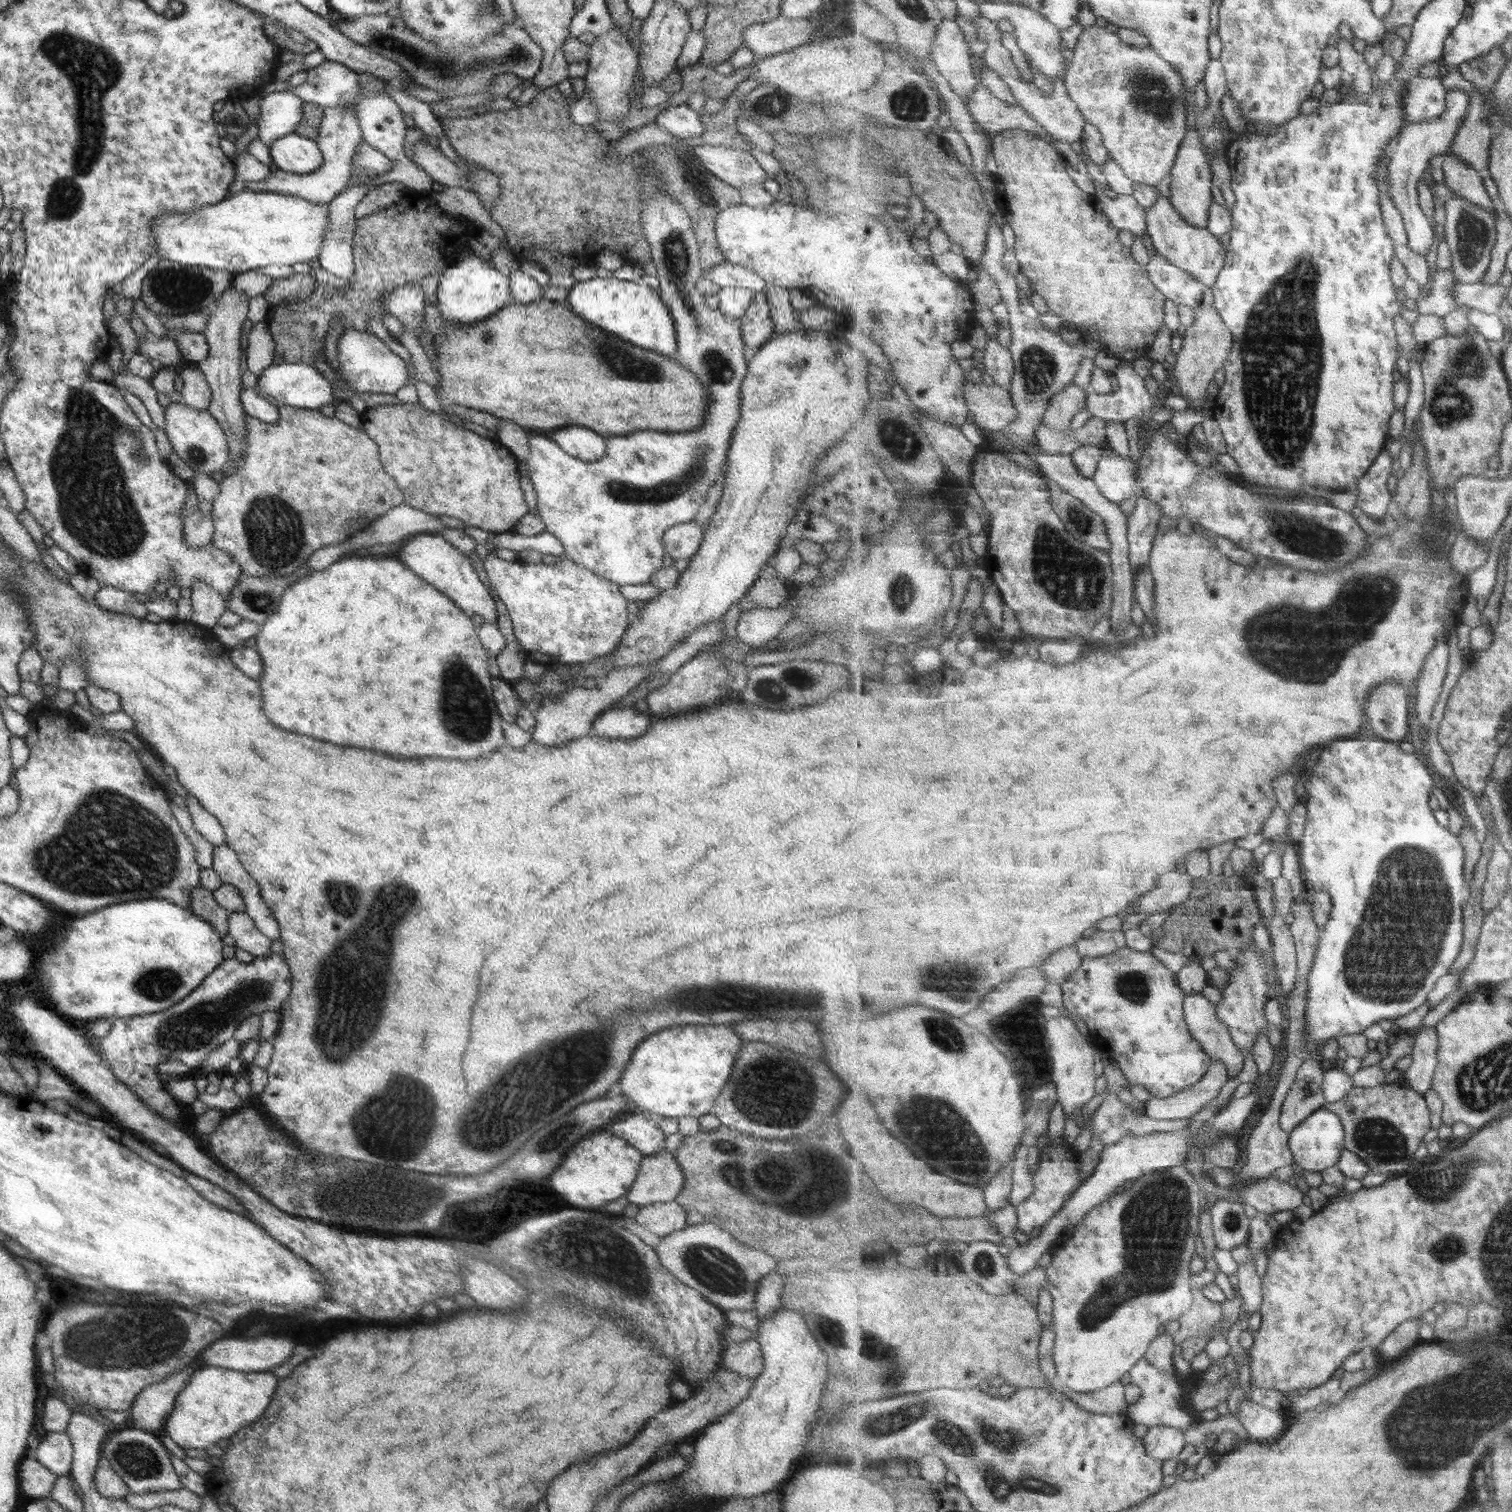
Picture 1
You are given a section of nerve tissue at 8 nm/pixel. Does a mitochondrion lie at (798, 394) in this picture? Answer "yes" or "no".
no

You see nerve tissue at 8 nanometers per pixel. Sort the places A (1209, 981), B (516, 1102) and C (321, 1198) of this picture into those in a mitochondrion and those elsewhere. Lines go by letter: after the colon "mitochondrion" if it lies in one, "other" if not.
A: other
B: mitochondrion
C: mitochondrion

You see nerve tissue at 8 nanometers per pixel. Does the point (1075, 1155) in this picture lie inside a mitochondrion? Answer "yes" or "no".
no

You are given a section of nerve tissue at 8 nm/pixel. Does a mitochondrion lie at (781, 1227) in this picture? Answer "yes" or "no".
no

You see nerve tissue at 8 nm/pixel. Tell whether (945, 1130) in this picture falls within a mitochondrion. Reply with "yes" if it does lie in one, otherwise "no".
yes

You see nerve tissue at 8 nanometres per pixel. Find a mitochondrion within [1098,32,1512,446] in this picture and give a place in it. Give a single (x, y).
(1451, 404)

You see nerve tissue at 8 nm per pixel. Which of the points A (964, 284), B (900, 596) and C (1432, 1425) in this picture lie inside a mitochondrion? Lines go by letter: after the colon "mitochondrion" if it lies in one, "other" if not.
A: other
B: mitochondrion
C: mitochondrion

